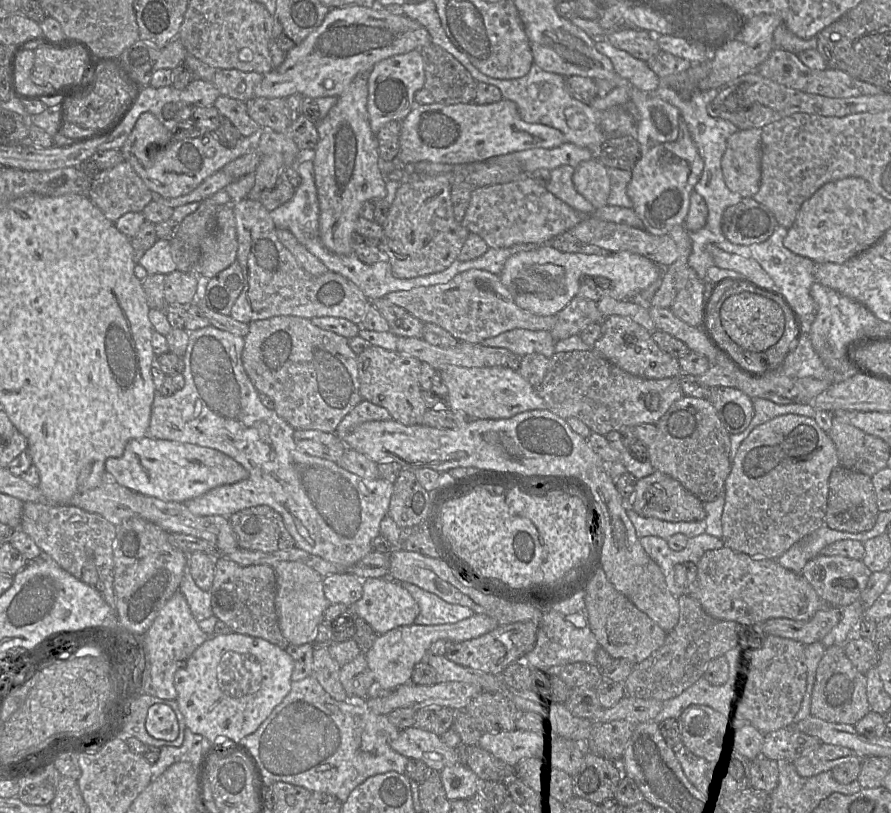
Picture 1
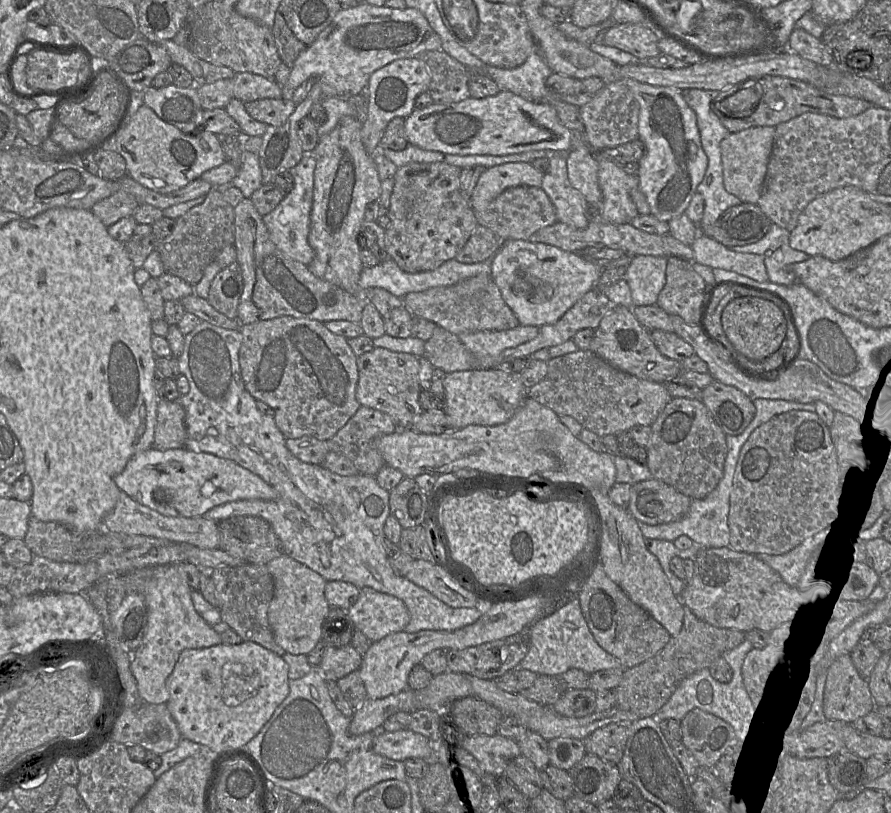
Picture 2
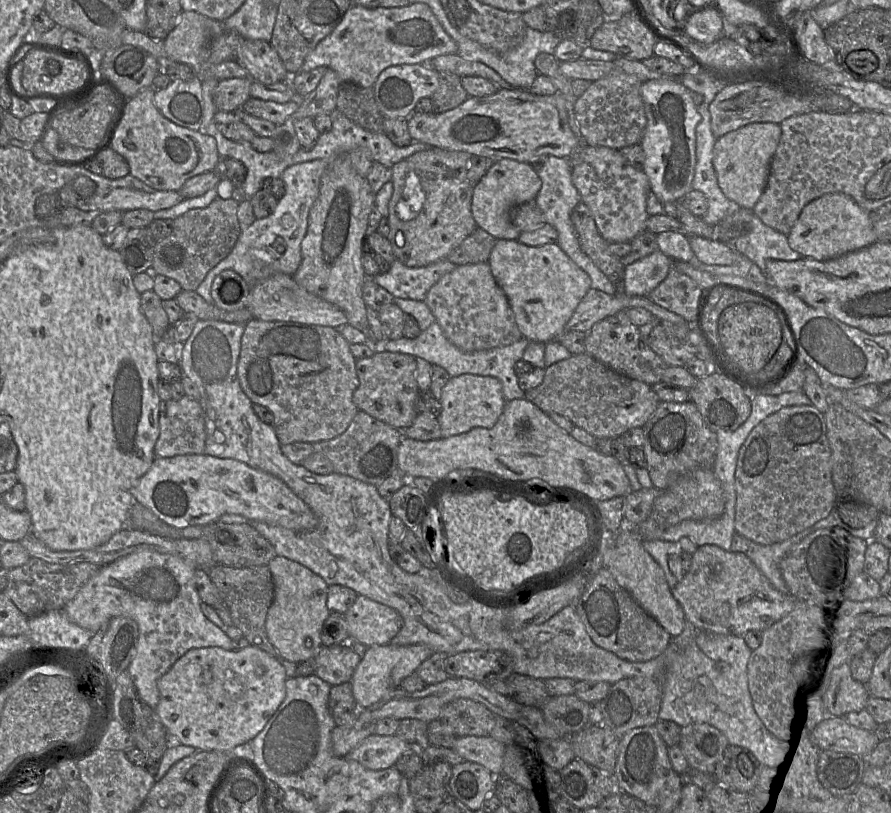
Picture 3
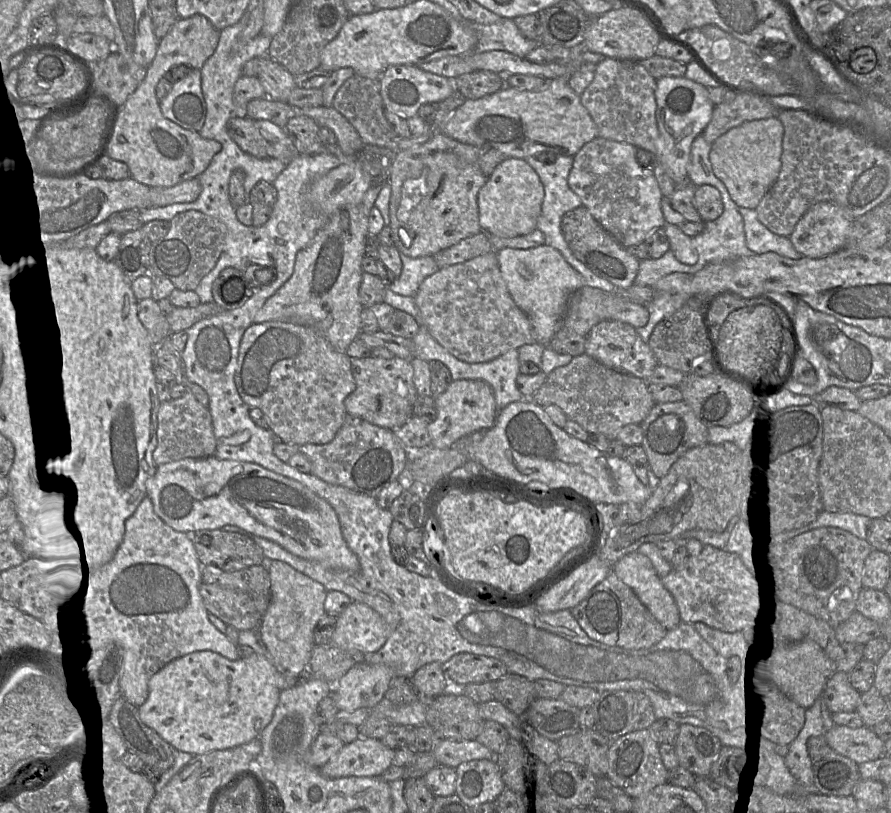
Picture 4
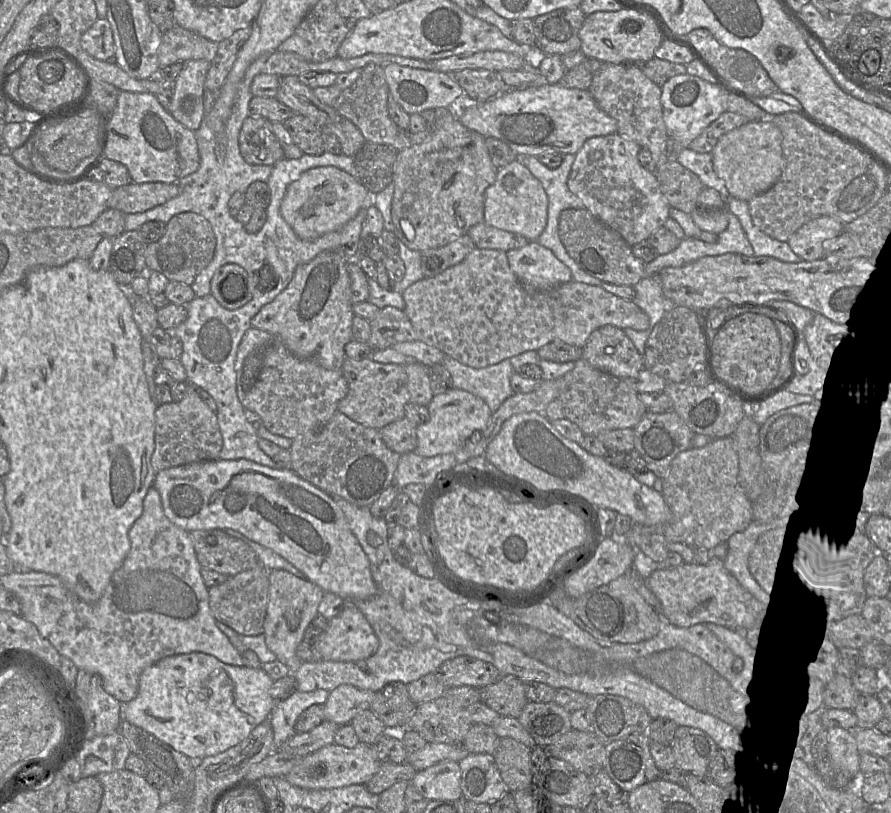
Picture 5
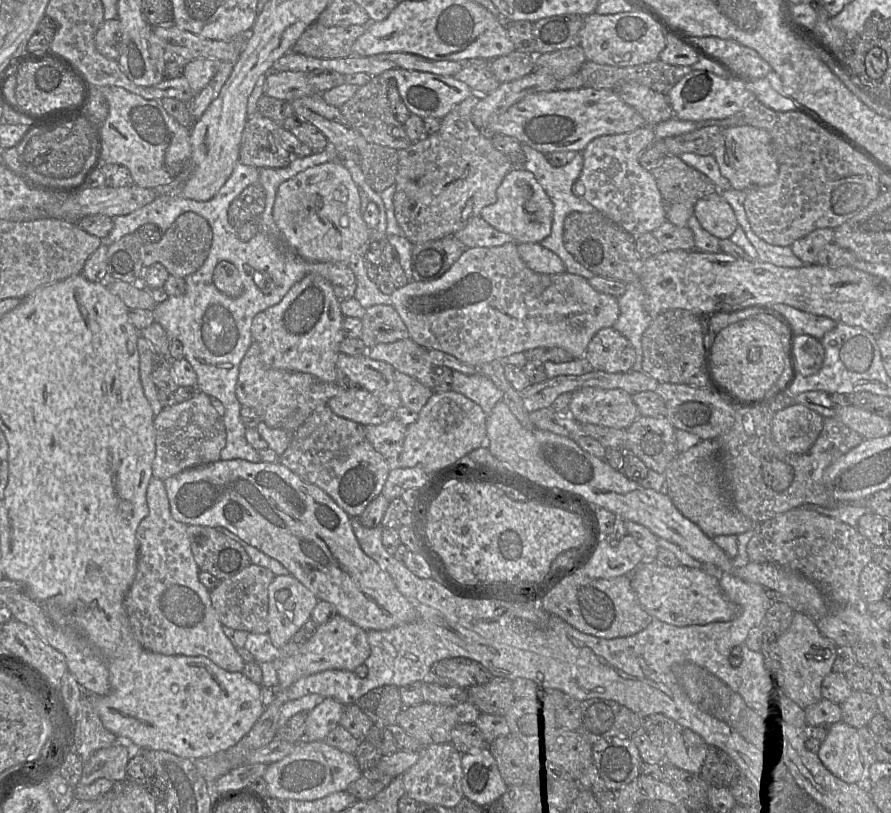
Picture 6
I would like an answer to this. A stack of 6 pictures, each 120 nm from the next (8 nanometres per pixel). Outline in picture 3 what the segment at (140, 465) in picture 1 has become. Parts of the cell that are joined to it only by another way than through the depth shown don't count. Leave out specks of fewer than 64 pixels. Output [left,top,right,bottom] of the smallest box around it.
[131,454,318,532]

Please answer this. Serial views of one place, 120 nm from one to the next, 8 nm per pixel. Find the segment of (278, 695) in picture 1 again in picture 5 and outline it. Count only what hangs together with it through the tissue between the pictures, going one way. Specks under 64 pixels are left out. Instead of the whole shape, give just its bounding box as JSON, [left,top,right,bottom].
[121,652,276,761]

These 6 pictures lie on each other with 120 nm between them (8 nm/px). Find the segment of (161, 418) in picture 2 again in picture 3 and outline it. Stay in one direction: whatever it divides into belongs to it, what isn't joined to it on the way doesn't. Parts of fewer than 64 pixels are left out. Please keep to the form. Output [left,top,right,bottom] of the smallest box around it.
[154,394,205,458]

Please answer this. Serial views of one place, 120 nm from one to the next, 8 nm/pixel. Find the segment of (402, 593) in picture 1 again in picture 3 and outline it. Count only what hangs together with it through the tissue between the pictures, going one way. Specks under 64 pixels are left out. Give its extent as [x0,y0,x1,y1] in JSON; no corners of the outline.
[344,595,403,647]

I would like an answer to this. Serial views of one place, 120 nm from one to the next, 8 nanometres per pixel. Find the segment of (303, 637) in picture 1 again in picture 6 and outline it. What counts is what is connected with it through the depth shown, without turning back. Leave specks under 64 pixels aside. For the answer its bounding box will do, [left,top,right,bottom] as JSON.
[268,575,316,649]

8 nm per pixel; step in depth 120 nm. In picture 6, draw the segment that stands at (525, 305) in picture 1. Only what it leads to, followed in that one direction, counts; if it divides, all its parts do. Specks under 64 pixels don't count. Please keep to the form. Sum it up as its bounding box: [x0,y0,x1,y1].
[517,243,566,274]

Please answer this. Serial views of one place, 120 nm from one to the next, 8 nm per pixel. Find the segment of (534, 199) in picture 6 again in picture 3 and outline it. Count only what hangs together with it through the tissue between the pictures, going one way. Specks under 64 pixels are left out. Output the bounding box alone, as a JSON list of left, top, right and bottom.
[471,159,542,240]

